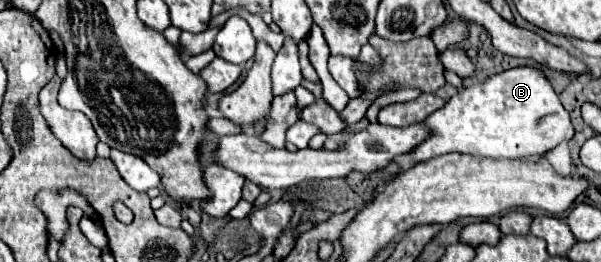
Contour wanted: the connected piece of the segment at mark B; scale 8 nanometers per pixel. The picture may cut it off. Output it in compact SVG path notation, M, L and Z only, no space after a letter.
M536 66L510 68L502 74L490 76L486 82L472 84L460 90L420 124L430 128L430 136L418 144L418 148L408 152L408 156L418 162L450 152L512 160L524 156L544 156L564 138L572 138L574 134L570 116L560 104L558 94L546 74Z

